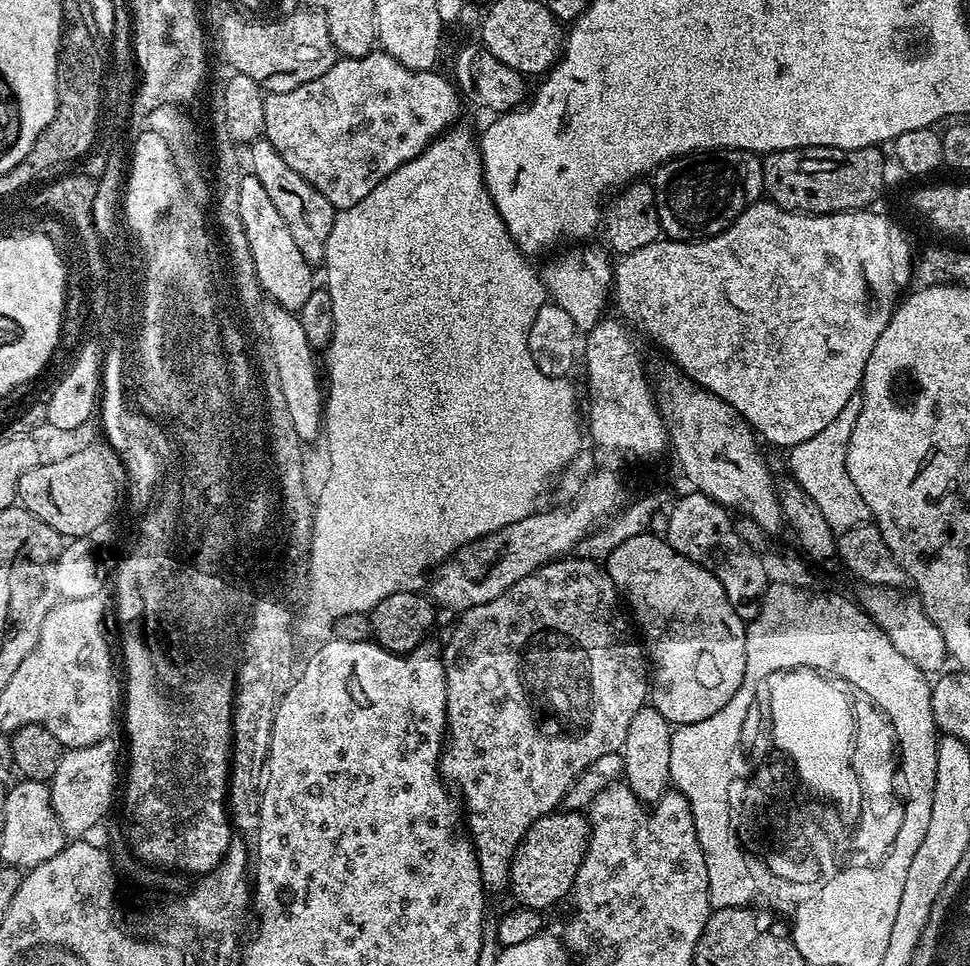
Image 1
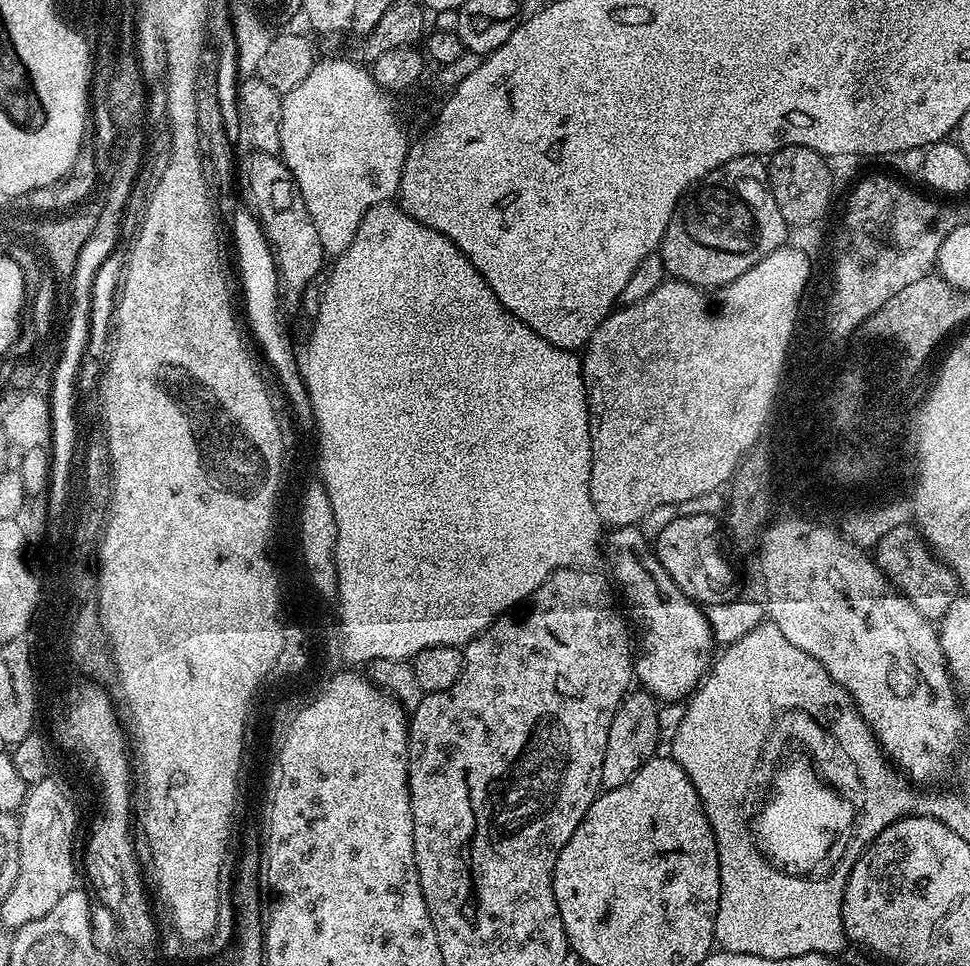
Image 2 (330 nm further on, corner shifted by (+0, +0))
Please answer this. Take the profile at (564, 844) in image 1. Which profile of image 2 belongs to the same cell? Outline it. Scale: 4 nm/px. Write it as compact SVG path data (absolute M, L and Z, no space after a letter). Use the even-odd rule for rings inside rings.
M643 690L629 691L610 722L610 738L606 738L606 754L602 758L601 789L626 786L643 764L657 755L661 743L658 724L659 707L656 697Z

